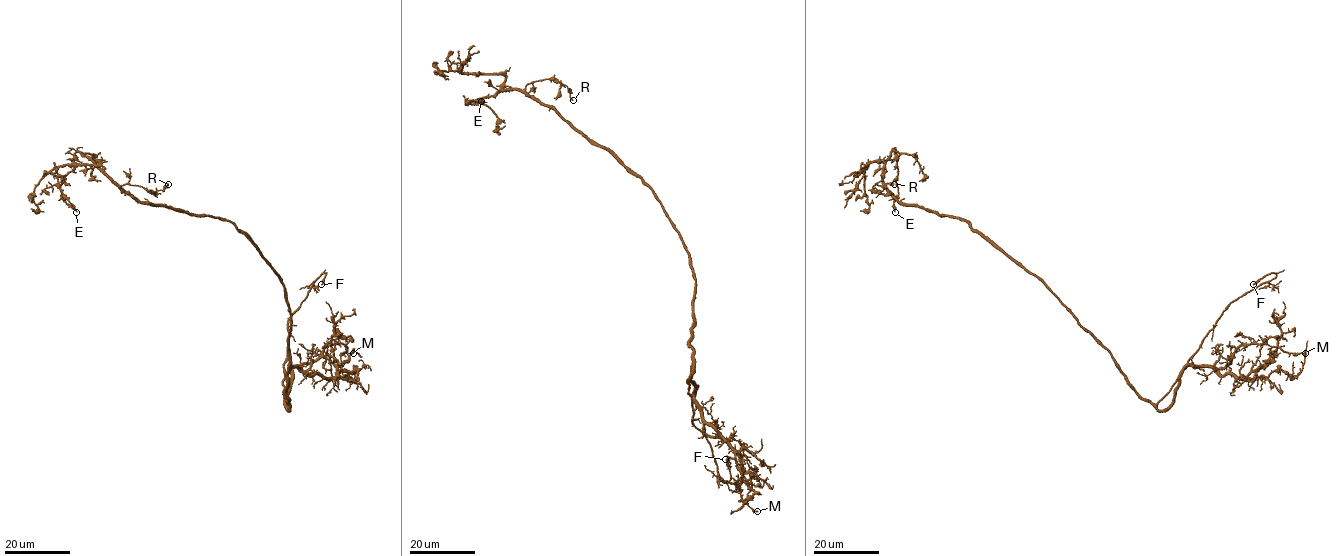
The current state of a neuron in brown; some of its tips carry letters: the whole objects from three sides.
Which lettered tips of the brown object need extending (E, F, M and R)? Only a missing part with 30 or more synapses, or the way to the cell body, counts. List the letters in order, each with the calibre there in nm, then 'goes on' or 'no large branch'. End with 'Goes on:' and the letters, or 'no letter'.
E: calibre 170 nm; no large branch
F: calibre 260 nm; goes on
M: calibre 120 nm; no large branch
R: calibre 170 nm; no large branch
Goes on: F

